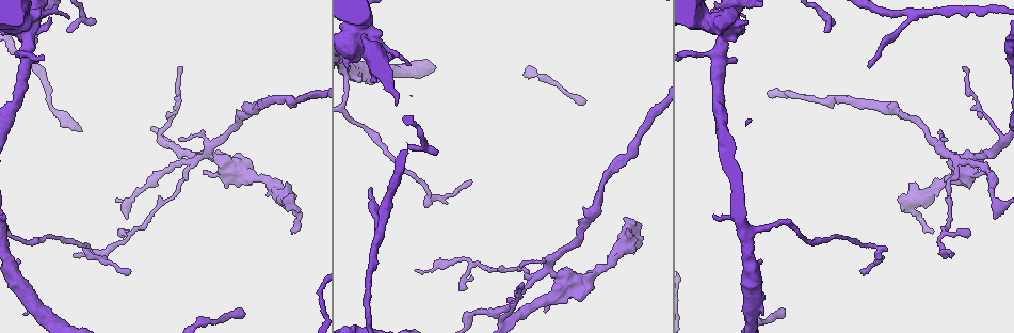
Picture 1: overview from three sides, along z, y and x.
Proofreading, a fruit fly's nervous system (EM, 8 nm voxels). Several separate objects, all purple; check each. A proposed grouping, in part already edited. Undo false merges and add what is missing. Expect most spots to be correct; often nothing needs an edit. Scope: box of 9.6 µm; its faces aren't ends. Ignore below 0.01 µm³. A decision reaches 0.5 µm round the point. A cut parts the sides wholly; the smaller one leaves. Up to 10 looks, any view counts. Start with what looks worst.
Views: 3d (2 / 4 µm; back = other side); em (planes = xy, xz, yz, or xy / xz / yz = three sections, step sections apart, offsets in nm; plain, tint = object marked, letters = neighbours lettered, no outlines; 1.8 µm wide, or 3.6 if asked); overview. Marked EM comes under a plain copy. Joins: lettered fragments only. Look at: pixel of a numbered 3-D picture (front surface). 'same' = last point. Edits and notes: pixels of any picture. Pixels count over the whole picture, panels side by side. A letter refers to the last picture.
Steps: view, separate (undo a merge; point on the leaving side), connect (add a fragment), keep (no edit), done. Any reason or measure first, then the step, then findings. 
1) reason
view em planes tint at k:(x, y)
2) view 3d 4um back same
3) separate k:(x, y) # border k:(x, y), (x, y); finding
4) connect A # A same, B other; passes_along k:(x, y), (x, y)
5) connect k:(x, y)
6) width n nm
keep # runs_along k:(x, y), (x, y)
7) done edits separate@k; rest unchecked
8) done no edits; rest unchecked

arms run side by side
view em xz step 4 letters at 1:(548, 271)

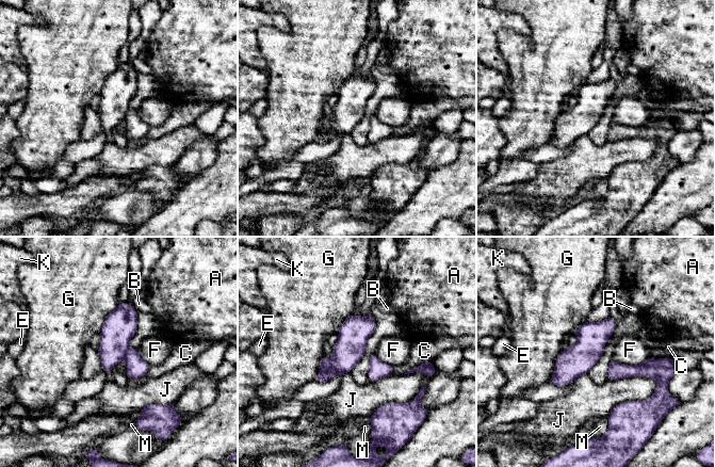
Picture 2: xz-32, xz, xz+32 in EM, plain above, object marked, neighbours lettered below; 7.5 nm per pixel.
separate 2:(120, 325) # A other, B other, C other, E other, F other, G other, J other, K other, M other; part_leaving 2:(613, 321), (553, 380); a second neuron is stuck on

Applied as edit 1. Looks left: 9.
tapers out
view 3d 2um at 1:(411, 146)

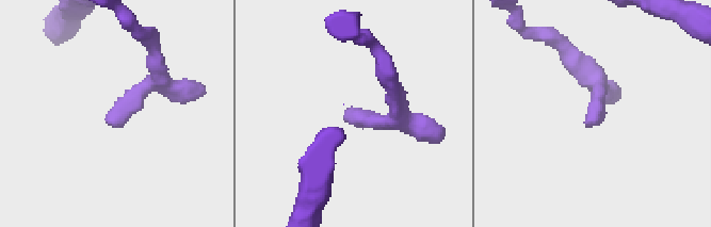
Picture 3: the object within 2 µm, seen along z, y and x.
view em yz step 4 tint at 3:(353, 109)

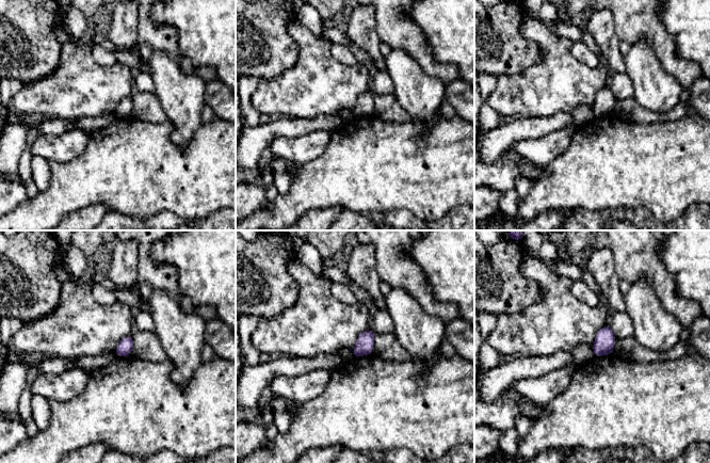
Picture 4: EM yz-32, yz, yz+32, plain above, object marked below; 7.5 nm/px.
view em xy step 8 letters same

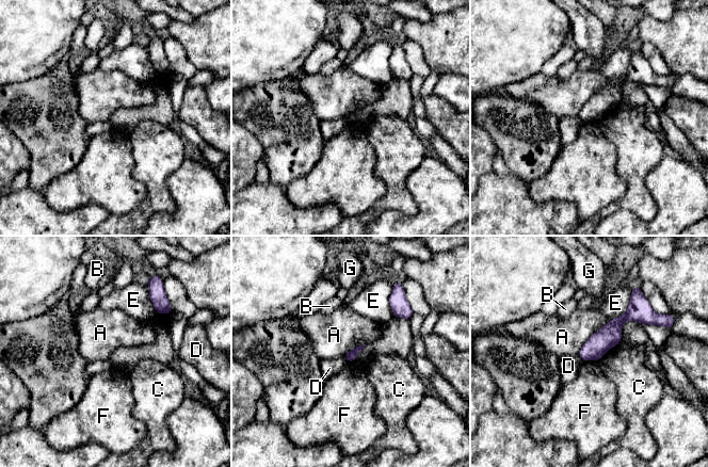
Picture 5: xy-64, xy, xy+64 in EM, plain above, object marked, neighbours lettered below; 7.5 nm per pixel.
keep # A other, B other, C other, D other, E other, F other, G other; none of them fits

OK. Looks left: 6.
an open end
view em planes letters at 1:(372, 188)

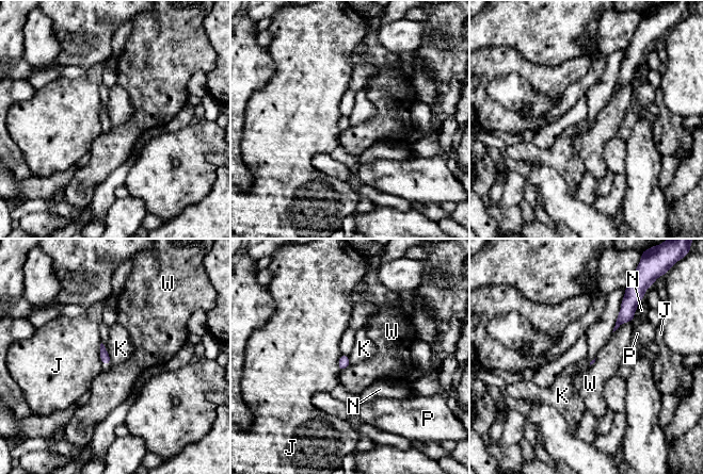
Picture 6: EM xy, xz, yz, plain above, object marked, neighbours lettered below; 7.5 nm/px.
keep # J other, K other, N other, P other, W other; border 6:(625, 293), (616, 325), (611, 331); none of them fits

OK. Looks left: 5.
sudden change in width
view 3d 4um at 1:(916, 203)

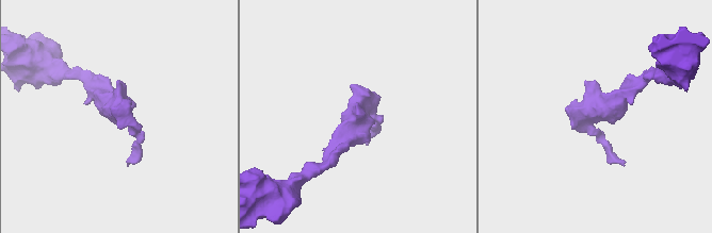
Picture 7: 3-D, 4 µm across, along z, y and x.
need the tissue
view em xz step 8 tint at 7:(596, 111)

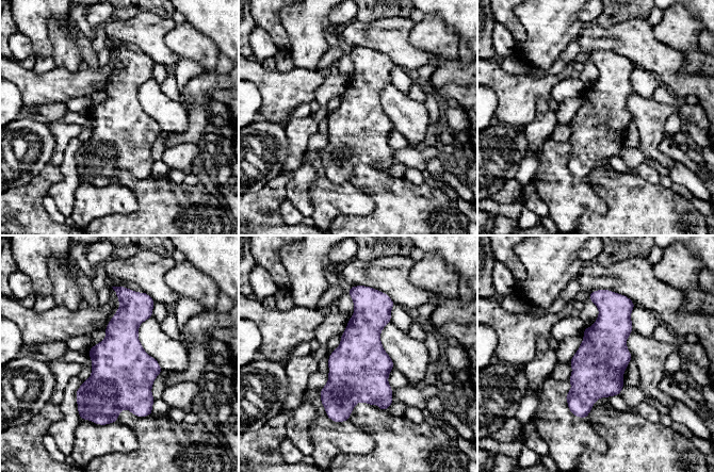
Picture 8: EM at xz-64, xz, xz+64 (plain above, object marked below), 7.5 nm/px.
cut it another way
view em planes letters same

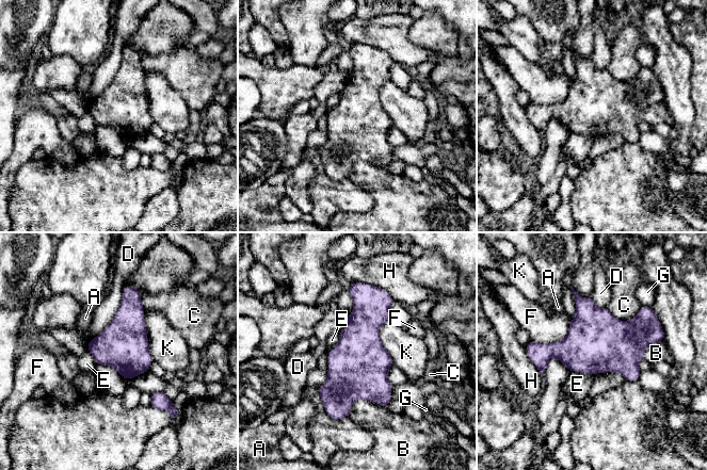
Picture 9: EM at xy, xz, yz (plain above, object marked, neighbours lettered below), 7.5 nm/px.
width 380 nm
keep # A other, B other, C other, D other, E other, F other, G other, H other, K other; one neuron here

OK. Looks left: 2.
done edits separate@2; rest unchecked

